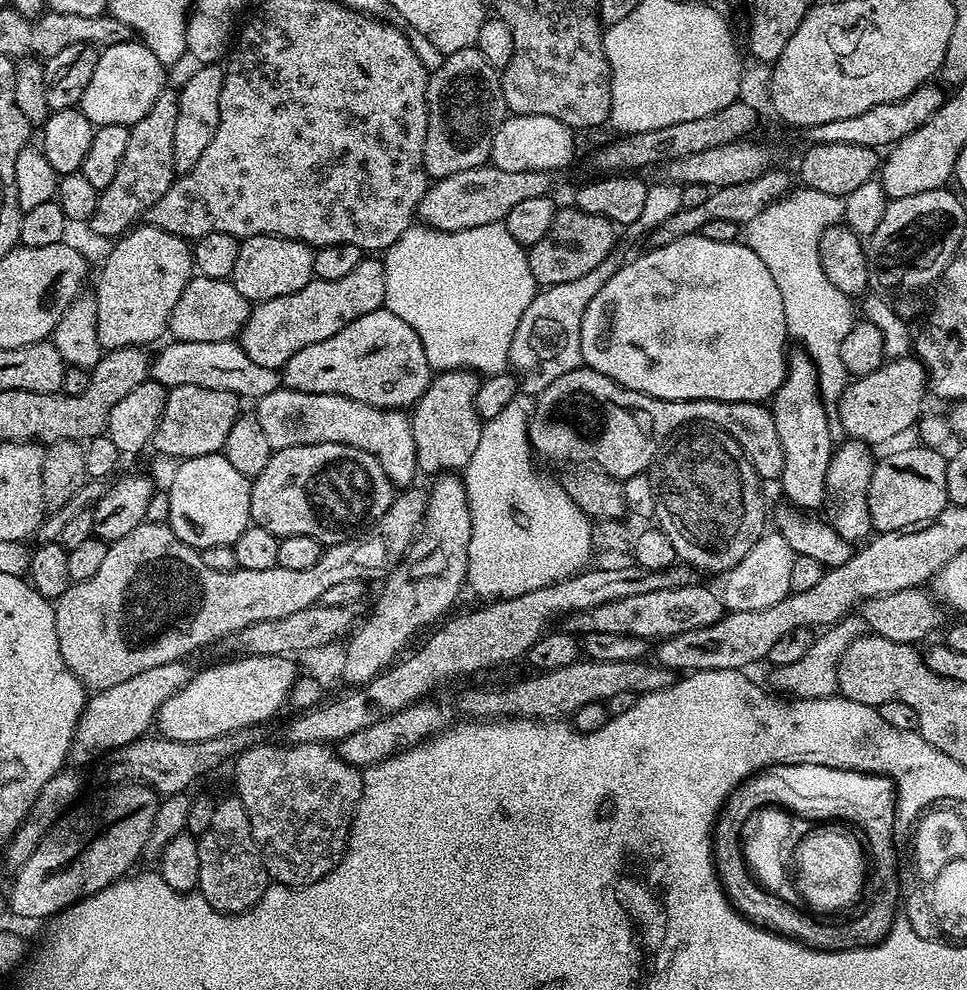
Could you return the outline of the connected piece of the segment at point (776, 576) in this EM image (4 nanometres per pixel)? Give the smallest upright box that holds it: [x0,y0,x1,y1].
[722,530,797,612]

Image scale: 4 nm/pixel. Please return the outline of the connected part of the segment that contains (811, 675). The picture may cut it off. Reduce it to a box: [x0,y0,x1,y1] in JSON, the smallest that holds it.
[767,614,868,700]

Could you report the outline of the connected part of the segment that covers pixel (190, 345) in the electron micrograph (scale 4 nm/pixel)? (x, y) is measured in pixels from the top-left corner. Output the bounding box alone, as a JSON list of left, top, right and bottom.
[150,339,282,398]

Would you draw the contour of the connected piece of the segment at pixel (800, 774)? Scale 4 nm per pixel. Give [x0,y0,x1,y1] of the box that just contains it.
[714,764,902,954]

